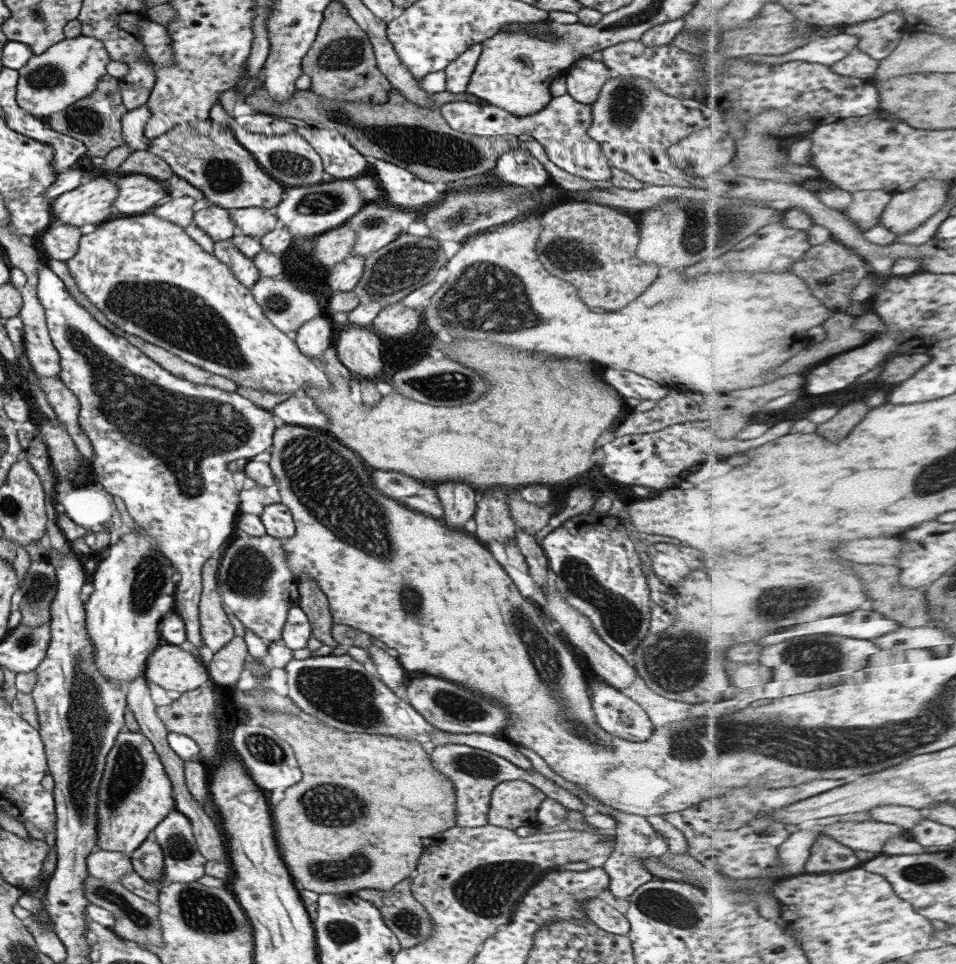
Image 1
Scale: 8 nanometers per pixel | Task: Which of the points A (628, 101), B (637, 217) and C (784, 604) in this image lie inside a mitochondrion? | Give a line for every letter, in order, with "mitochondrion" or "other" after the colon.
A: mitochondrion
B: other
C: mitochondrion

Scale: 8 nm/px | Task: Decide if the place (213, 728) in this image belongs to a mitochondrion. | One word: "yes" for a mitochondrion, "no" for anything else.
no

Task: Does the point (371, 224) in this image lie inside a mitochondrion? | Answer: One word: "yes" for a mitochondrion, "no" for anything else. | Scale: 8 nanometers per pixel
yes

